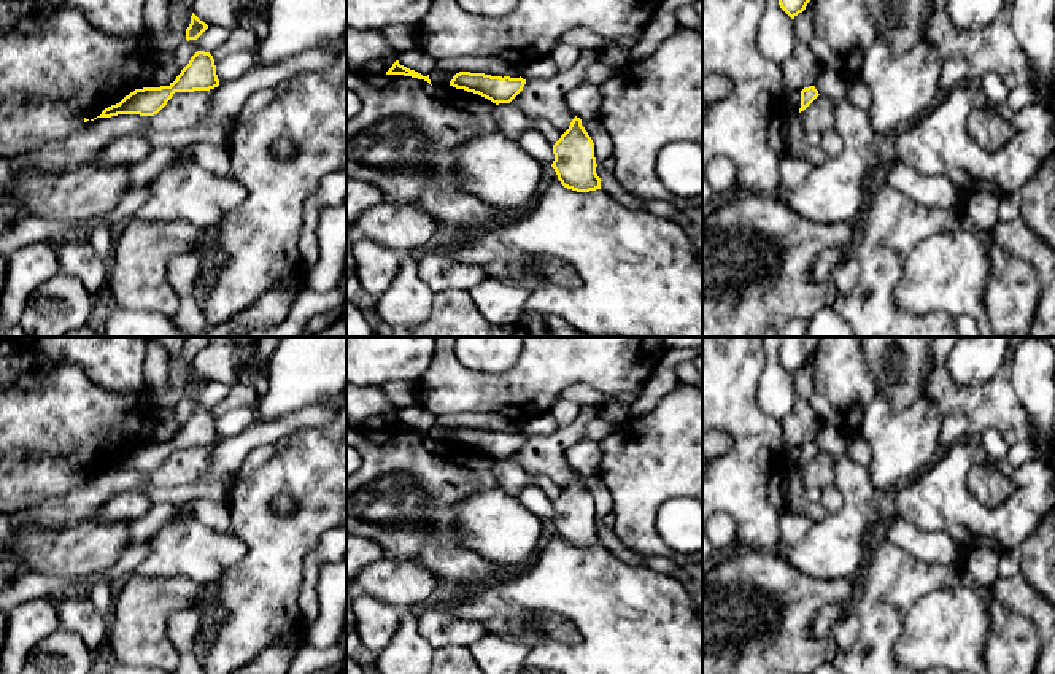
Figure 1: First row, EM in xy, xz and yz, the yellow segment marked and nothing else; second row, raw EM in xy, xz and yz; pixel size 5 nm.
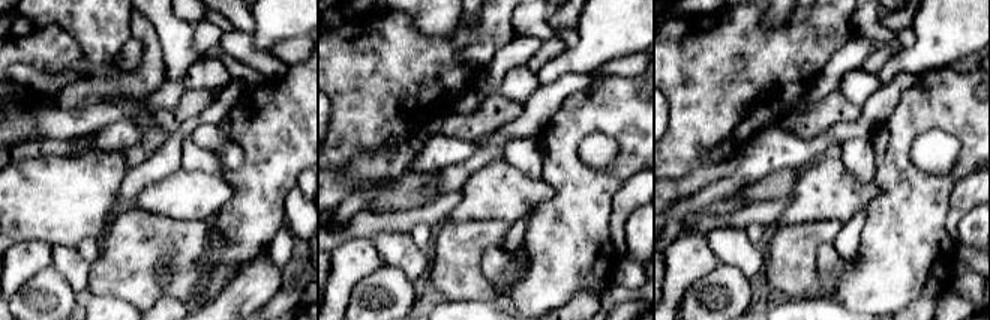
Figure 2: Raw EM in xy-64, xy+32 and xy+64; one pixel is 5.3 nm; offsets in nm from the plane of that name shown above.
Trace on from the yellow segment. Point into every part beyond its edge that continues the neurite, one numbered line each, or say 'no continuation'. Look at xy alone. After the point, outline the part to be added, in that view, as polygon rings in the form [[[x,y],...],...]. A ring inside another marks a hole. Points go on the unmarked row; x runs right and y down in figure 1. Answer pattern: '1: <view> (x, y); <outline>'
no continuation

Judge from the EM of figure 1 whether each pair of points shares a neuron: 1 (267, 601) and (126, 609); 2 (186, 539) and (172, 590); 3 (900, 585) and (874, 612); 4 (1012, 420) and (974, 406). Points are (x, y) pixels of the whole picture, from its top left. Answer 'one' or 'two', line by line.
1: two
2: two
3: one
4: one

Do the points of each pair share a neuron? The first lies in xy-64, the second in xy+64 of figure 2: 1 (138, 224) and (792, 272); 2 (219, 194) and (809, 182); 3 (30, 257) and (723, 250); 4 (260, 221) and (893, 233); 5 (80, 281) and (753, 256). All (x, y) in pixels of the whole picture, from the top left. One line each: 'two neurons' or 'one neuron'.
1: one neuron
2: one neuron
3: two neurons
4: one neuron
5: one neuron

